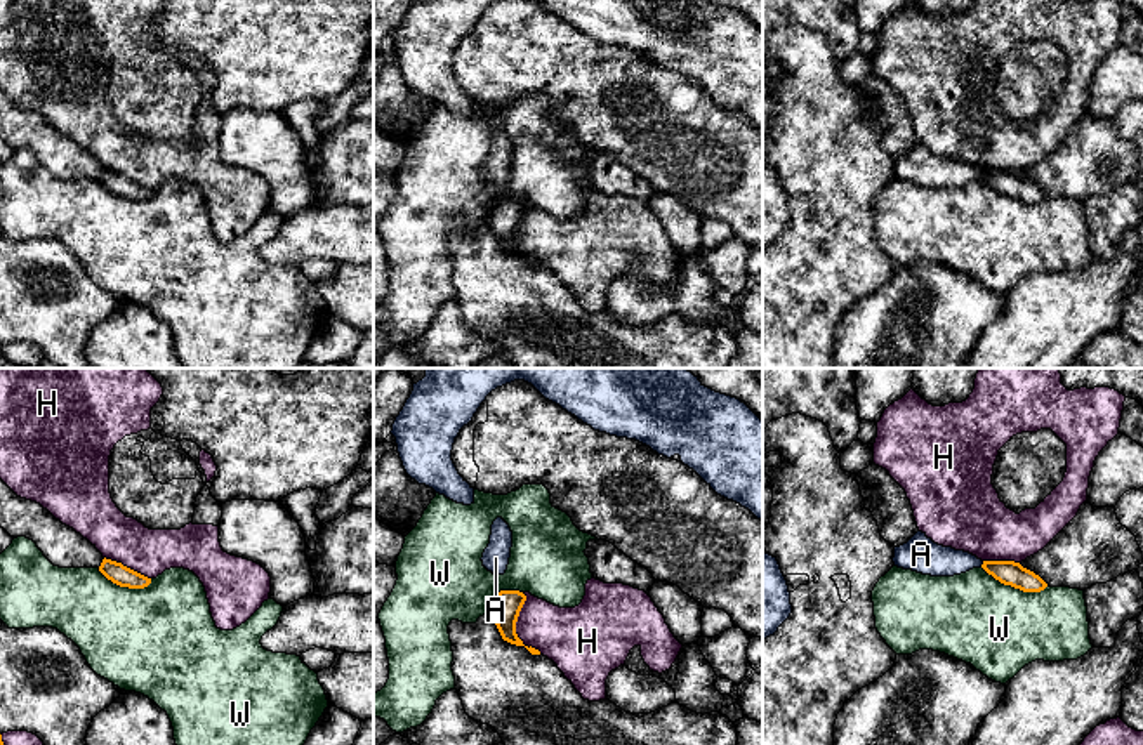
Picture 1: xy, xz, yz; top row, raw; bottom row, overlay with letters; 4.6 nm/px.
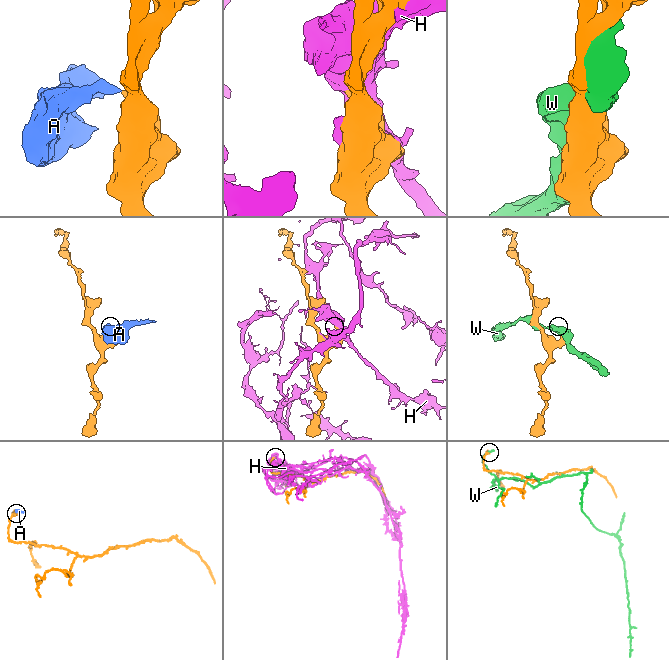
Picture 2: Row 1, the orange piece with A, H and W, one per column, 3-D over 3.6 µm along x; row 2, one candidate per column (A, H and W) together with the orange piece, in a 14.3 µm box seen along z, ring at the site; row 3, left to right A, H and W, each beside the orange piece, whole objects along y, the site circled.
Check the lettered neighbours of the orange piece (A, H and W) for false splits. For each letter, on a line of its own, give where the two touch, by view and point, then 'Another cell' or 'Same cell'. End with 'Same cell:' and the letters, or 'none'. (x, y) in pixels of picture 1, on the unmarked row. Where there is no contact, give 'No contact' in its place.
A: Touches orange at yz (984, 174). Another cell
H: Touches orange at xz (515, 238). Another cell
W: Touches orange at yz (1015, 198). Another cell
Same cell: none

